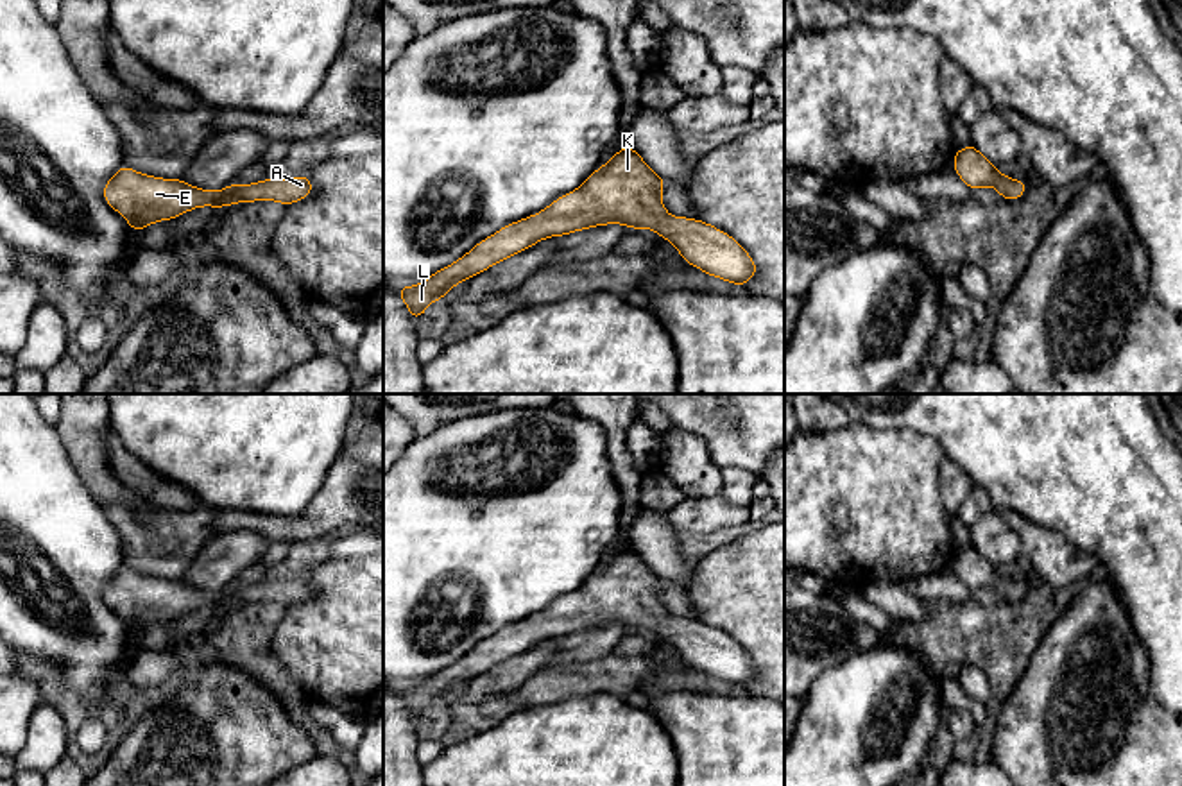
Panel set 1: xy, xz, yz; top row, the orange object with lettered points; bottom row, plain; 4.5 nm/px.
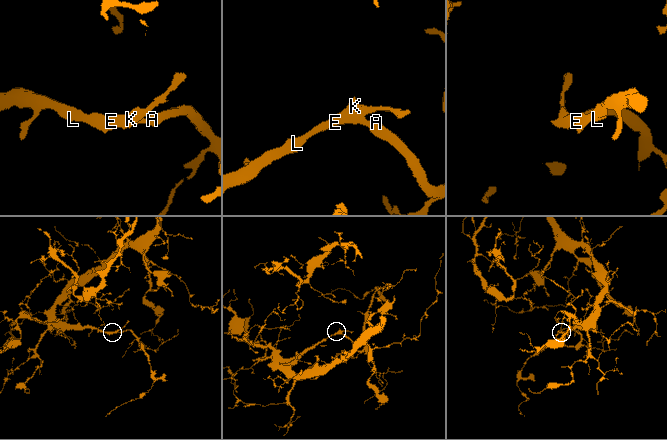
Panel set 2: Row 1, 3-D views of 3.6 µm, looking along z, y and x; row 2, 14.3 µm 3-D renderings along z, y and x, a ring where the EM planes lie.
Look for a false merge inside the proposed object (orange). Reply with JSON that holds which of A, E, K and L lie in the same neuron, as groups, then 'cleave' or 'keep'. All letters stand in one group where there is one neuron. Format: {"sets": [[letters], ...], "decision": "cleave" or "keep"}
{"sets": [["A", "E", "K", "L"]], "decision": "keep"}

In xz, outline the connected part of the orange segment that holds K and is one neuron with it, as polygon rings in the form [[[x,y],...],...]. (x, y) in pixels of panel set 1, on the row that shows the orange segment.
[[[630,140],[607,165],[598,167],[575,192],[561,195],[543,211],[507,224],[478,242],[460,260],[433,272],[414,286],[396,286],[414,322],[432,301],[485,269],[514,256],[548,236],[564,236],[605,224],[623,224],[632,231],[648,227],[670,240],[681,258],[702,272],[745,286],[758,265],[727,233],[698,218],[670,217],[661,202],[668,179],[657,175],[632,149]]]

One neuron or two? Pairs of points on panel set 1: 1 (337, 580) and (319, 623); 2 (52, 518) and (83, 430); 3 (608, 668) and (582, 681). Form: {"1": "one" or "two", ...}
{"1": "one", "2": "two", "3": "one"}

